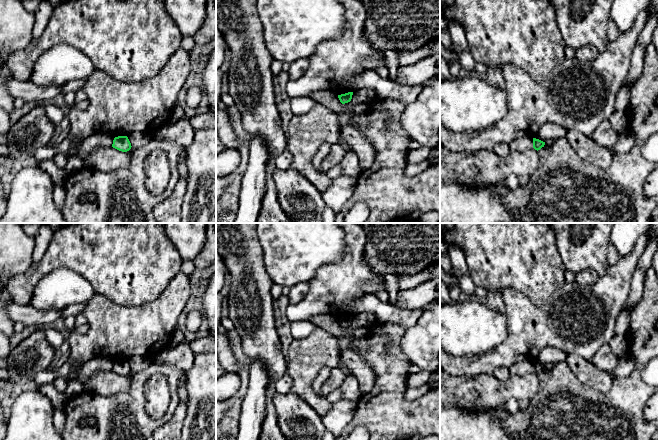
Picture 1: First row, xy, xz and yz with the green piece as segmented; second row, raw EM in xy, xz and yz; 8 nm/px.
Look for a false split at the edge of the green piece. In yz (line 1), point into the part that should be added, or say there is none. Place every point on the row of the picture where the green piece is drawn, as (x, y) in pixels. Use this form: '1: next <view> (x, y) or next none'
1: next none

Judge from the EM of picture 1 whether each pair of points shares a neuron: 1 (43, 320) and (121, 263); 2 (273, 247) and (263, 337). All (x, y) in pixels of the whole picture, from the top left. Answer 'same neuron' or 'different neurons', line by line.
1: different neurons
2: different neurons

